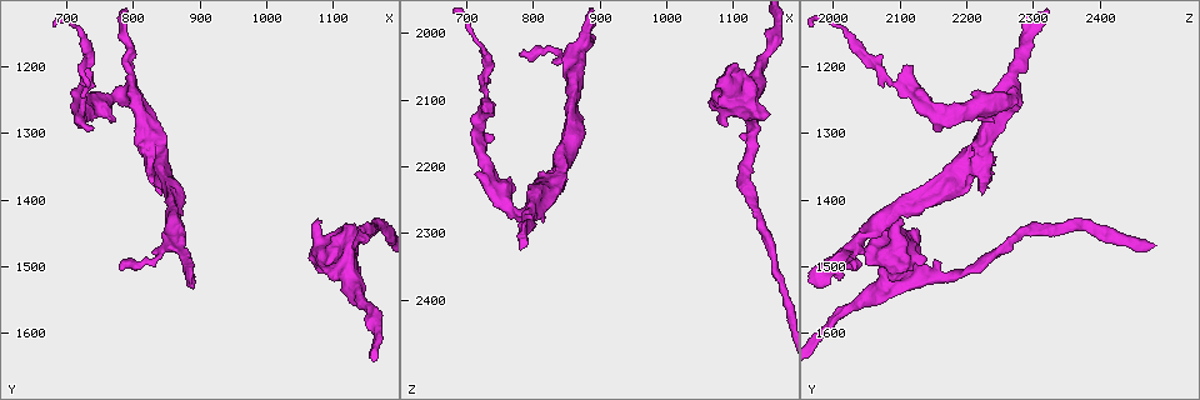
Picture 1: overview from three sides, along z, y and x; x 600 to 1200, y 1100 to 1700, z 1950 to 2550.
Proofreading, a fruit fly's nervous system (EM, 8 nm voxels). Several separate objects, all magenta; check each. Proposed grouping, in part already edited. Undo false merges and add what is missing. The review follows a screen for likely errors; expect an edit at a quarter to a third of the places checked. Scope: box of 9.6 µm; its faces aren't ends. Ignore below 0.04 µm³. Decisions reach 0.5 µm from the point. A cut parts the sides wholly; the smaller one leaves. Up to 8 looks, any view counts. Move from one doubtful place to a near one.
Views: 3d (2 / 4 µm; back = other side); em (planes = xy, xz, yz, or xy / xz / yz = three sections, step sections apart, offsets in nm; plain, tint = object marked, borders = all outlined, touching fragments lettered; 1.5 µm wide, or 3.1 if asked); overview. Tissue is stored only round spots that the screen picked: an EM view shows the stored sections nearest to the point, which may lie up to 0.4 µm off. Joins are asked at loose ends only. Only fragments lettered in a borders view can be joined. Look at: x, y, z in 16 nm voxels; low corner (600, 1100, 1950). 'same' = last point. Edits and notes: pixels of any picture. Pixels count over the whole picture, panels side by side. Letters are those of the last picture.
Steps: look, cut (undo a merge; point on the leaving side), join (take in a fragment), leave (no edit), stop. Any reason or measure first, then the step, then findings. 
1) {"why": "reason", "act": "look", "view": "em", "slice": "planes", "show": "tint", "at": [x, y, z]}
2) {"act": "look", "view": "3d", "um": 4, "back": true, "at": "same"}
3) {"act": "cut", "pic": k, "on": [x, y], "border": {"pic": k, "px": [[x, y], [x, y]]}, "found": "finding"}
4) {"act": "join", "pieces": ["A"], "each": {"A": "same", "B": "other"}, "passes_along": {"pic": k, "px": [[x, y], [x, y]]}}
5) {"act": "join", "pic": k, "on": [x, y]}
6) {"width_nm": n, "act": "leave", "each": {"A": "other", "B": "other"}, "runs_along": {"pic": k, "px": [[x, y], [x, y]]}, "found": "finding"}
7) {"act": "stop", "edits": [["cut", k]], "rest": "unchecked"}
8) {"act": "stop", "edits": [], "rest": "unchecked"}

{"why": "an open end", "act": "look", "view": "em", "slice": "xy", "step": 4, "show": "tint", "at": [800, 1230, 2245]}

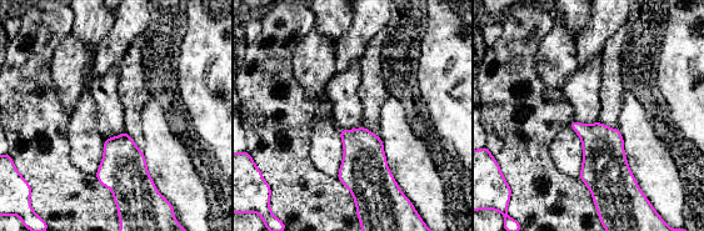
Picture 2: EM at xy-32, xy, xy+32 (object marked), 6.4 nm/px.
{"why": "another direction", "act": "look", "view": "em", "slice": "planes", "show": "borders", "at": "same"}

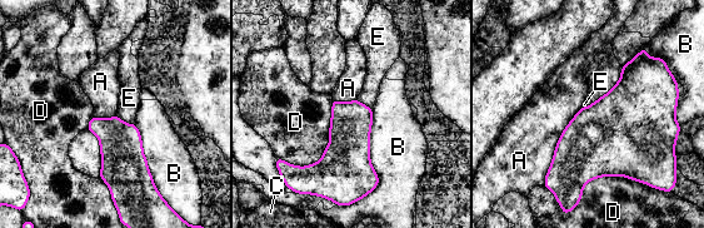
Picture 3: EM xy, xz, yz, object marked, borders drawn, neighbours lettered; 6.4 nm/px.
{"act": "leave", "each": {"A": "other", "B": "other", "C": "other", "D": "other", "E": "other"}, "border": {"pic": 3, "px": [[580, 107], [562, 133], [545, 174]]}, "found": "no lettered fragment goes on from it"}

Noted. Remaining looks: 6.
{"act": "look", "view": "3d", "um": 2, "at": [890, 1515, 2005]}

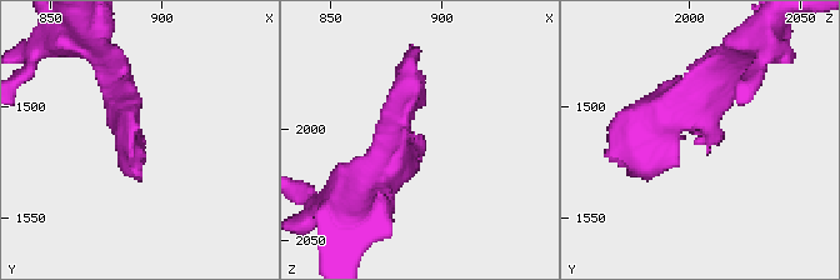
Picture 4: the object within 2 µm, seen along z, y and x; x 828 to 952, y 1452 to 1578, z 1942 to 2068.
{"act": "look", "view": "em", "slice": "planes", "show": "borders", "at": [892, 1515, 2005]}

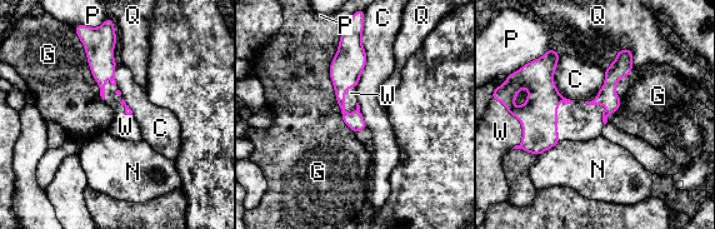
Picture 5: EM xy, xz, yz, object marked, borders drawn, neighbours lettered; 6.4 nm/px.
{"act": "join", "pieces": ["W"], "each": {"C": "other", "G": "other", "N": "other", "P": "other", "Q": "other", "W": "same"}, "found": "it goes on there"}

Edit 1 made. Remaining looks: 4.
{"why": "see it whole again", "act": "look", "view": "overview"}

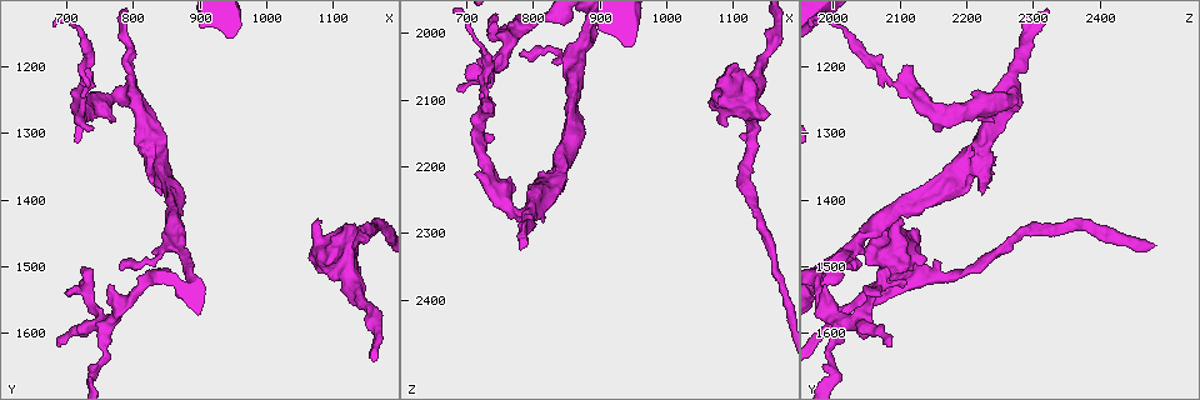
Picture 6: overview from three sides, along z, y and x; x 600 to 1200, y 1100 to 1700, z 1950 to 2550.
{"why": "free end", "act": "look", "view": "em", "slice": "xz", "step": 8, "show": "tint", "at": [1105, 1475, 2045]}

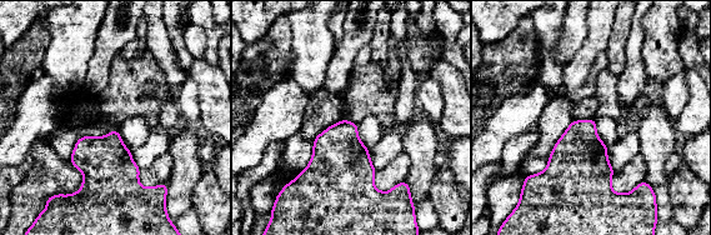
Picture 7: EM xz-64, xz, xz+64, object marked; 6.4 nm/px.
{"why": "another direction", "act": "look", "view": "em", "slice": "xy", "step": 4, "show": "borders", "at": "same"}

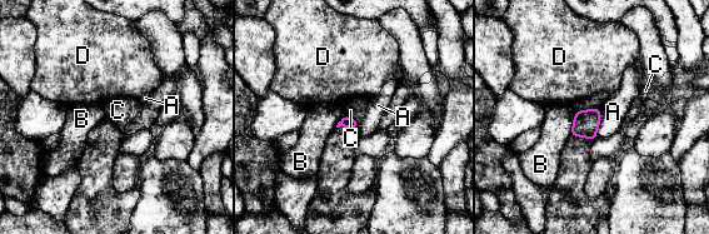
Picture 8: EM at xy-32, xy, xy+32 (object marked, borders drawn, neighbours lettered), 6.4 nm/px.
{"act": "leave", "each": {"A": "other", "B": "other", "C": "other", "D": "other"}, "border": {"pic": 8, "px": [[346, 114], [359, 123]]}, "found": "none of them fits"}

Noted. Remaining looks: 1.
{"act": "stop", "edits": [["join", 5]], "rest": "unchecked"}

